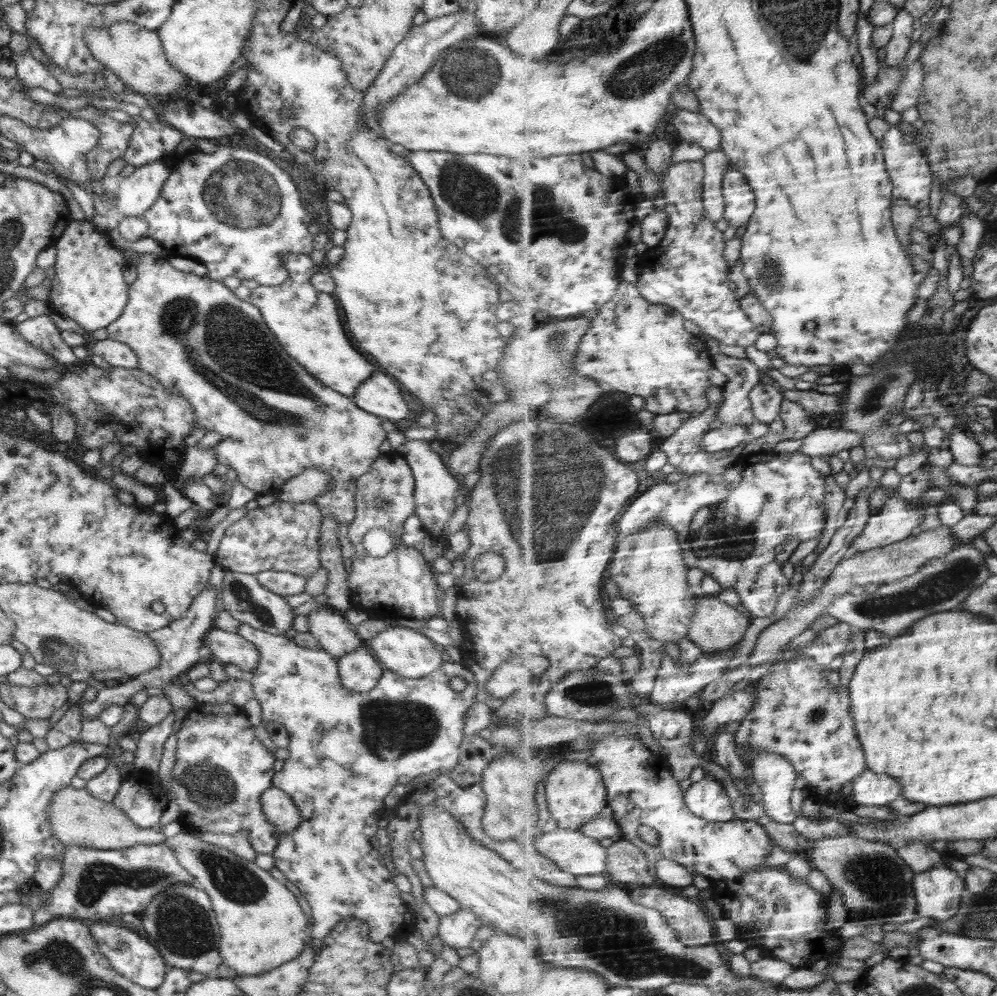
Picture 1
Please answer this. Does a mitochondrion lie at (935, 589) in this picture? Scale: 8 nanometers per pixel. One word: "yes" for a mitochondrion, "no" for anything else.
yes

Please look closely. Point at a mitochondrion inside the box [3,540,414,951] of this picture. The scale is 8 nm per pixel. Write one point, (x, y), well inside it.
(101, 877)

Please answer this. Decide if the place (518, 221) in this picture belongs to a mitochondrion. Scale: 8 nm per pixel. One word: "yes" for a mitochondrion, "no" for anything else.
yes

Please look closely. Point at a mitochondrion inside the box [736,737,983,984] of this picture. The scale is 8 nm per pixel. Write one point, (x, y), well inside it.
(878, 877)

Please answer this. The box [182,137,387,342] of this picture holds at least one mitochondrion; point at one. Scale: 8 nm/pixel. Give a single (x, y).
(242, 199)

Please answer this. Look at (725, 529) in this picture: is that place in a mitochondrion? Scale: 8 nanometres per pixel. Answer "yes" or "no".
yes

